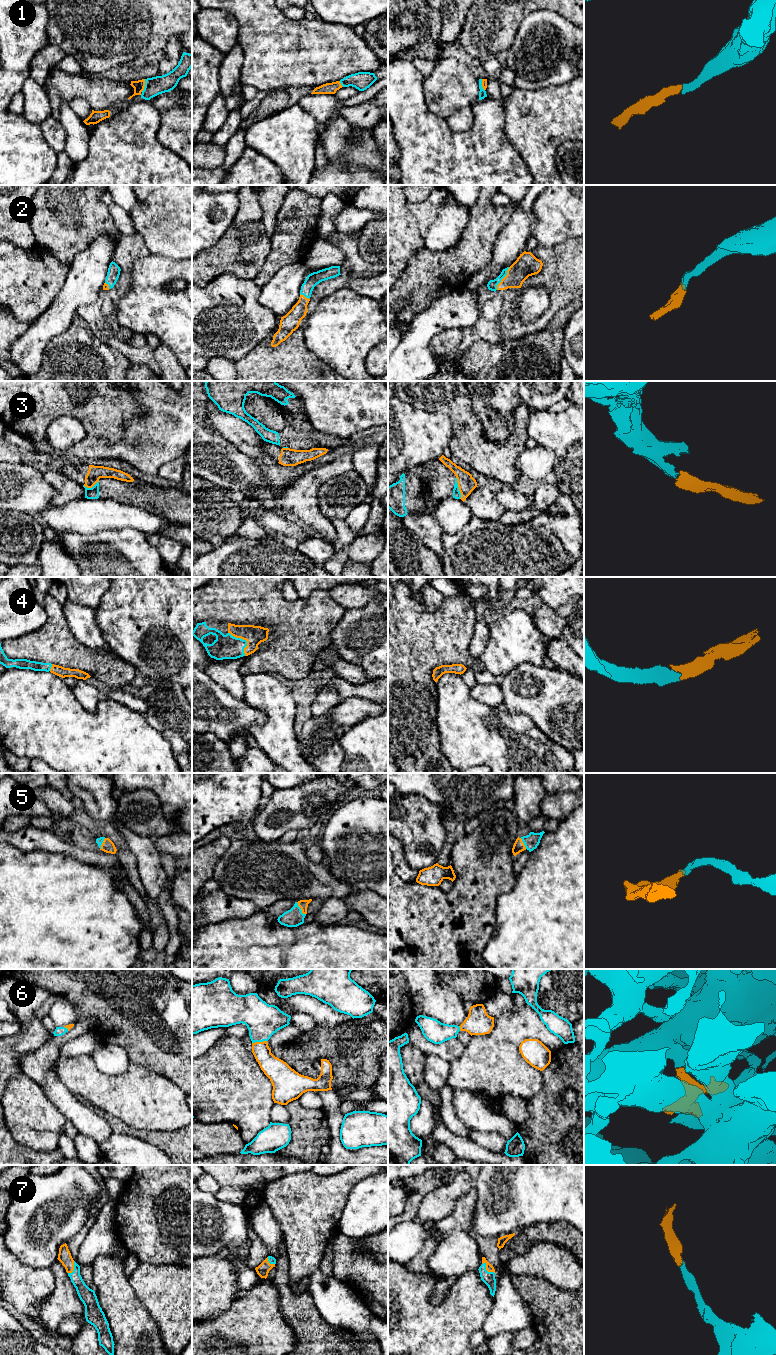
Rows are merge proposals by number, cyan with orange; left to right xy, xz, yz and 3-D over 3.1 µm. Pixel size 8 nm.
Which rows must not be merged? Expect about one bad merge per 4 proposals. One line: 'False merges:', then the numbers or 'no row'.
False merges: 3

